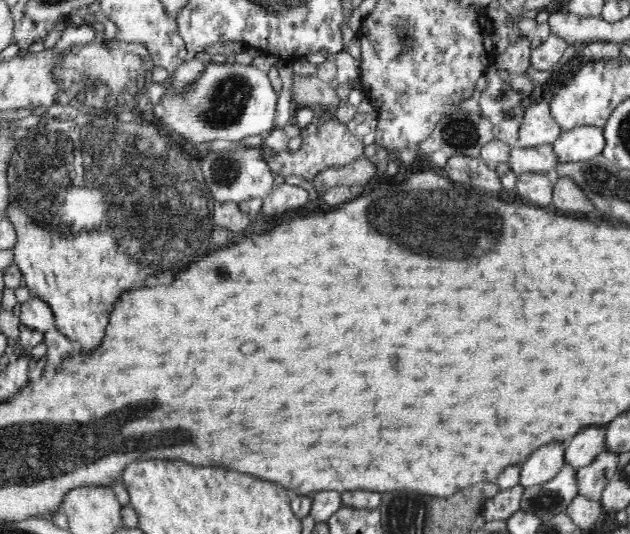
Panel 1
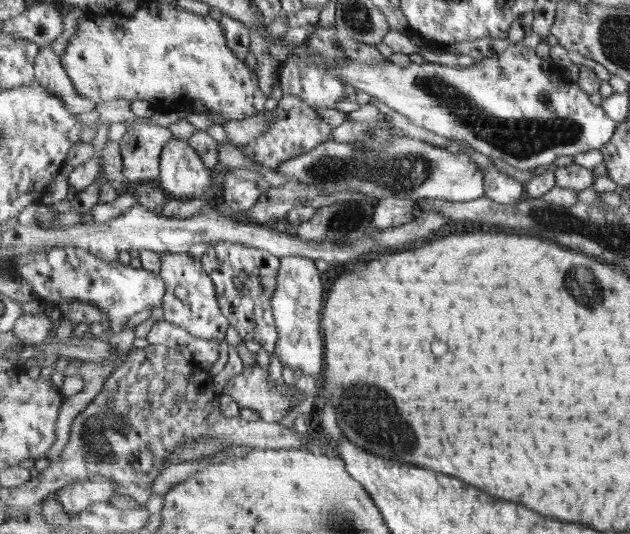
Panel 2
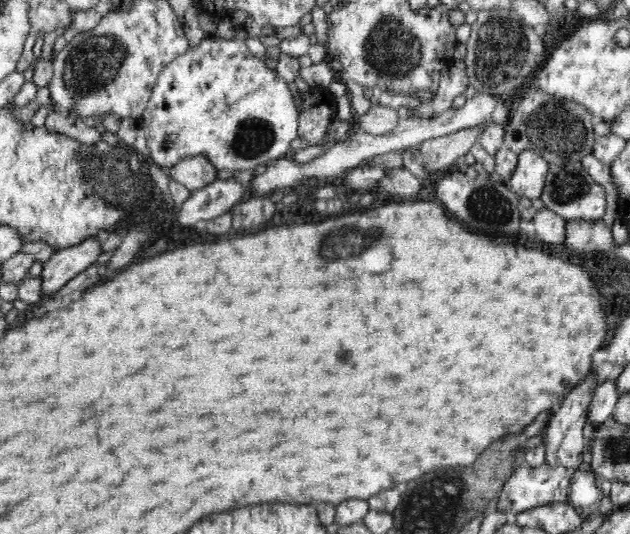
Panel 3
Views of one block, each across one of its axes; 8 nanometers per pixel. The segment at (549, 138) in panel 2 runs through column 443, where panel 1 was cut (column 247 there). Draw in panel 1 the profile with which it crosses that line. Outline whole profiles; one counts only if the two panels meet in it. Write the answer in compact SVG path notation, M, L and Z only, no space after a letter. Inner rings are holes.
M207 63L208 70L200 78L200 82L187 92L187 95L178 95L171 98L161 98L159 103L153 106L153 114L165 126L170 128L170 133L175 135L183 144L189 145L193 151L205 152L205 148L198 147L202 142L221 140L232 140L236 143L247 136L265 136L275 127L276 103L278 102L278 91L274 90L270 78L266 72L258 70L254 66L239 63Z

